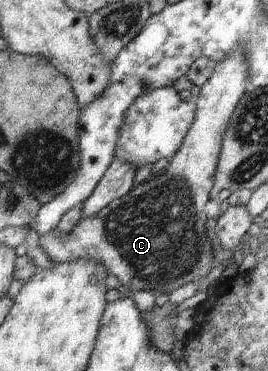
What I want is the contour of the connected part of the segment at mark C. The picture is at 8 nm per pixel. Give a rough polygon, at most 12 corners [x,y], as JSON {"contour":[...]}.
{"contour":[[217,63],[163,173],[71,232],[56,263],[95,260],[131,291],[170,295],[217,263],[205,205],[247,88]]}

